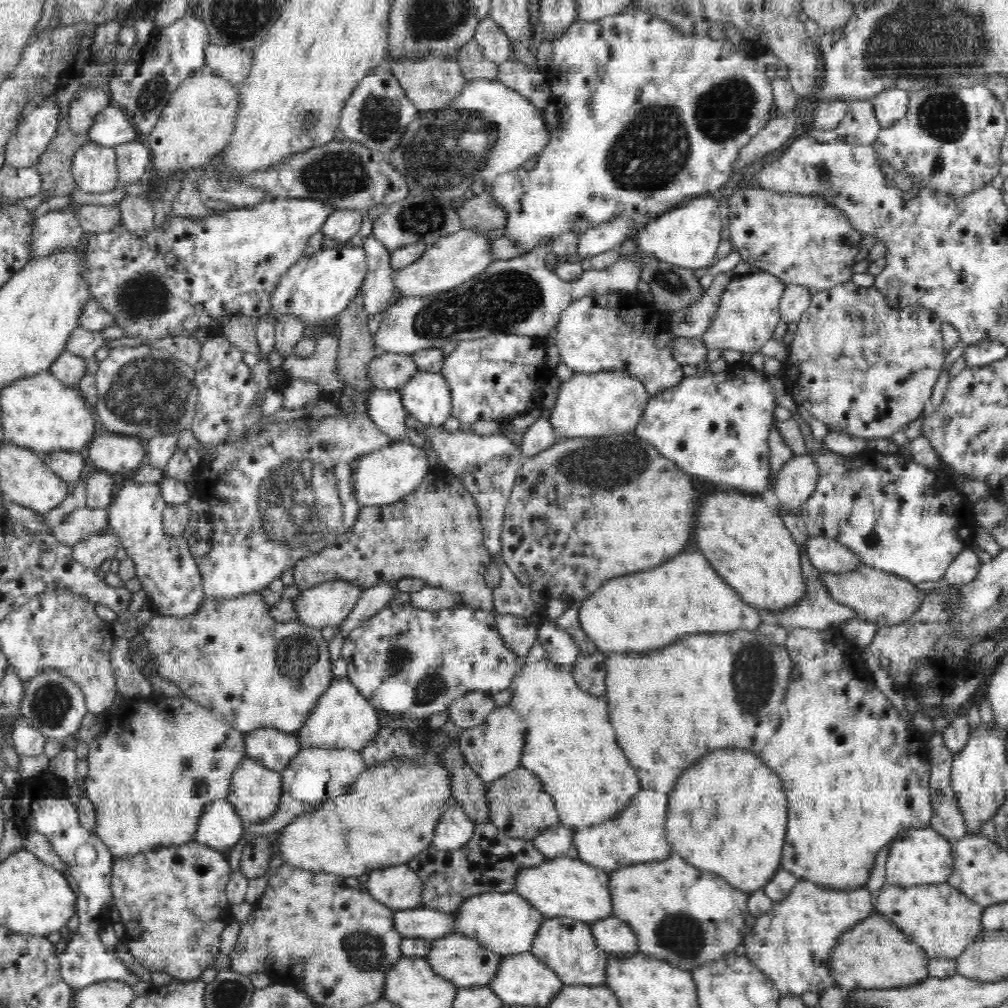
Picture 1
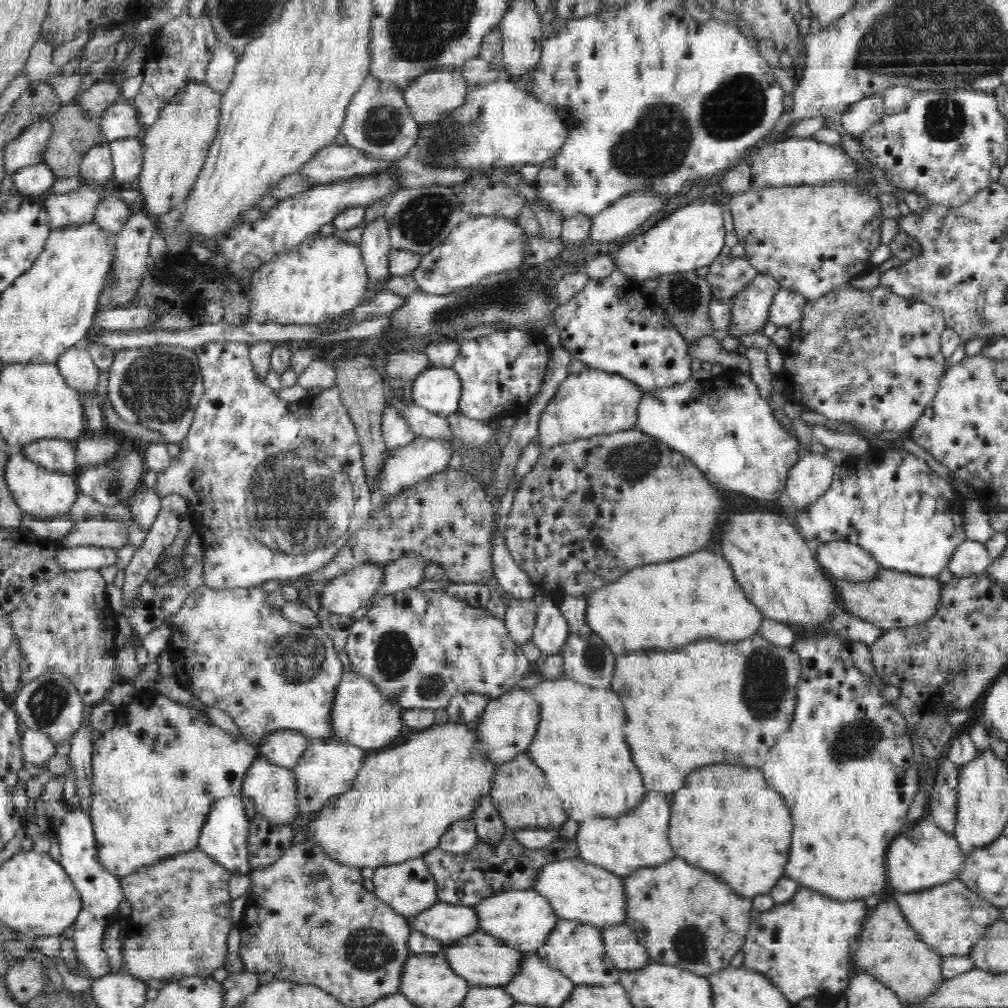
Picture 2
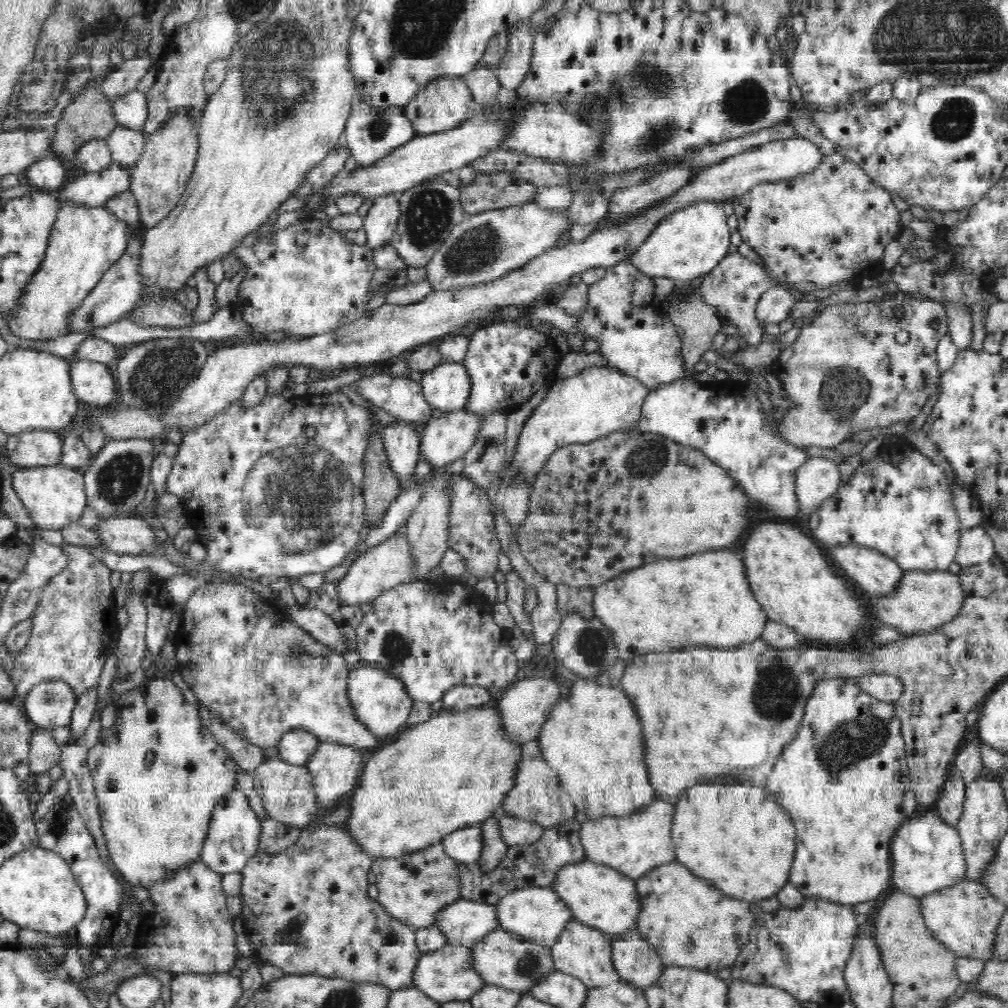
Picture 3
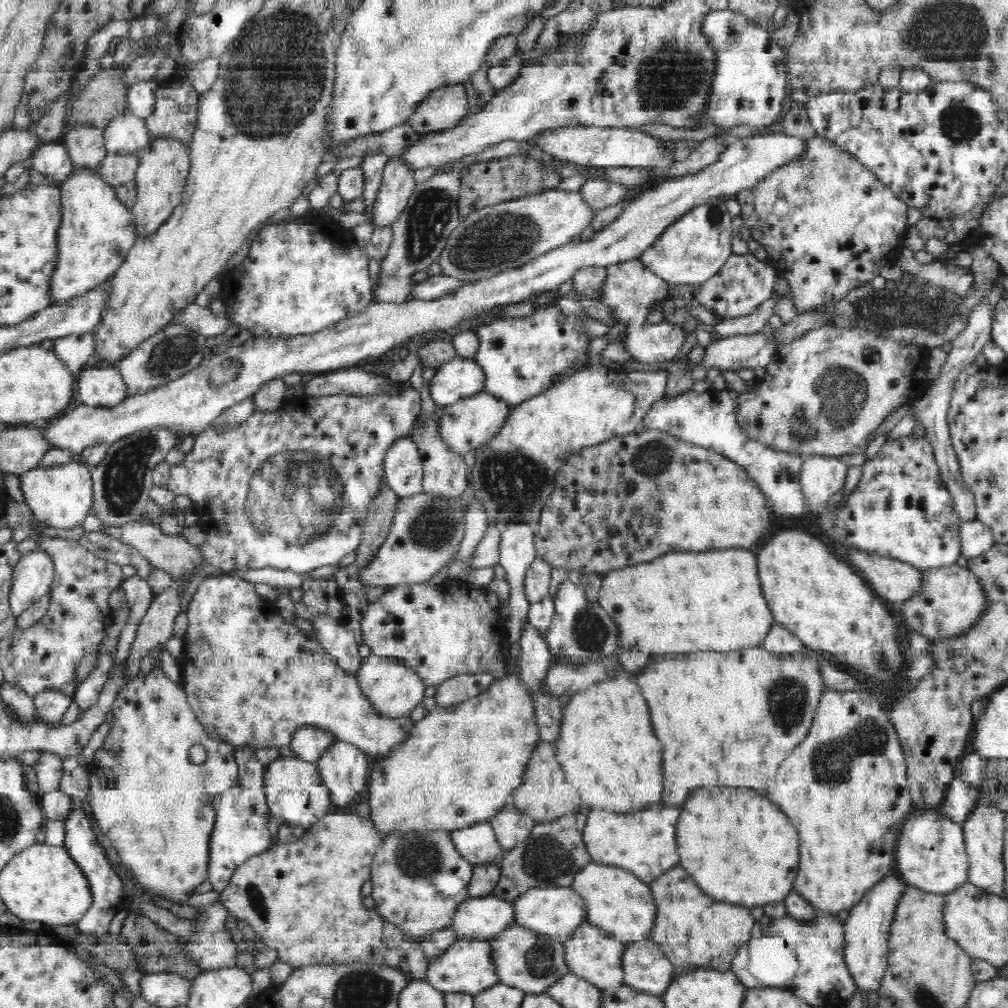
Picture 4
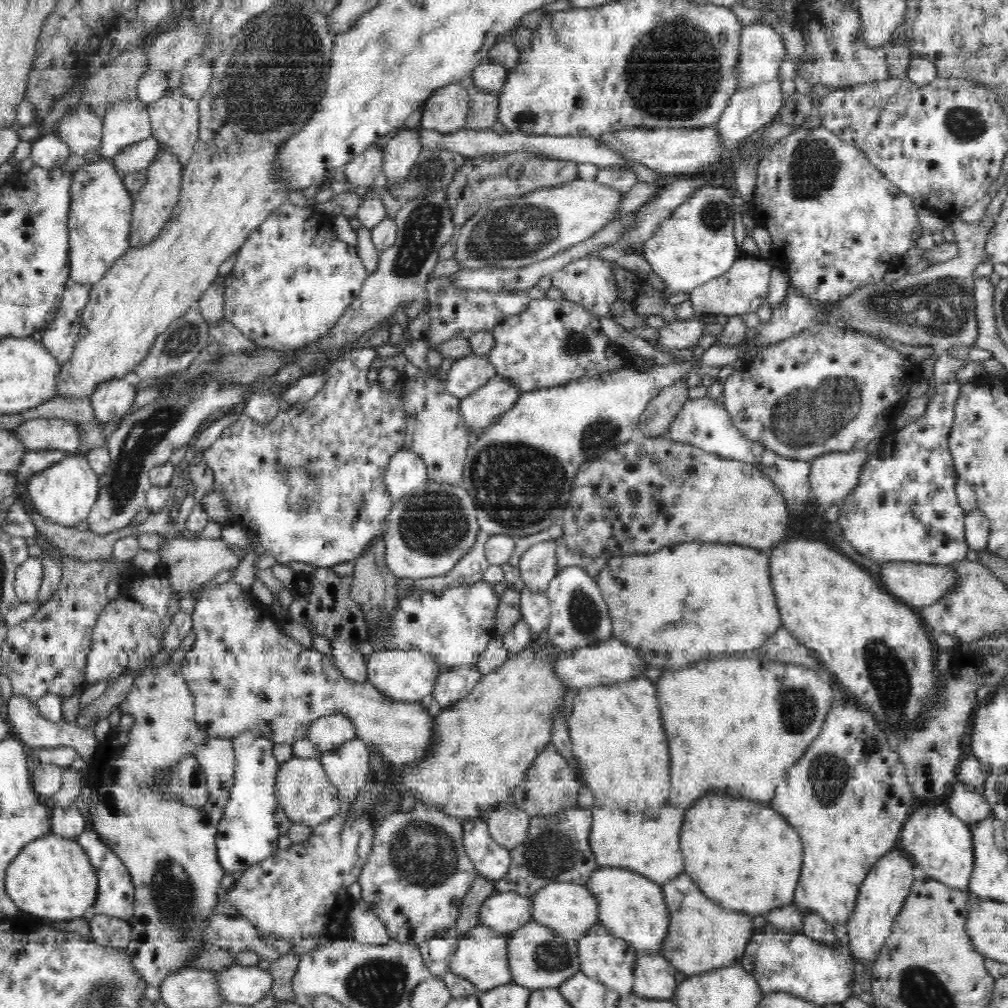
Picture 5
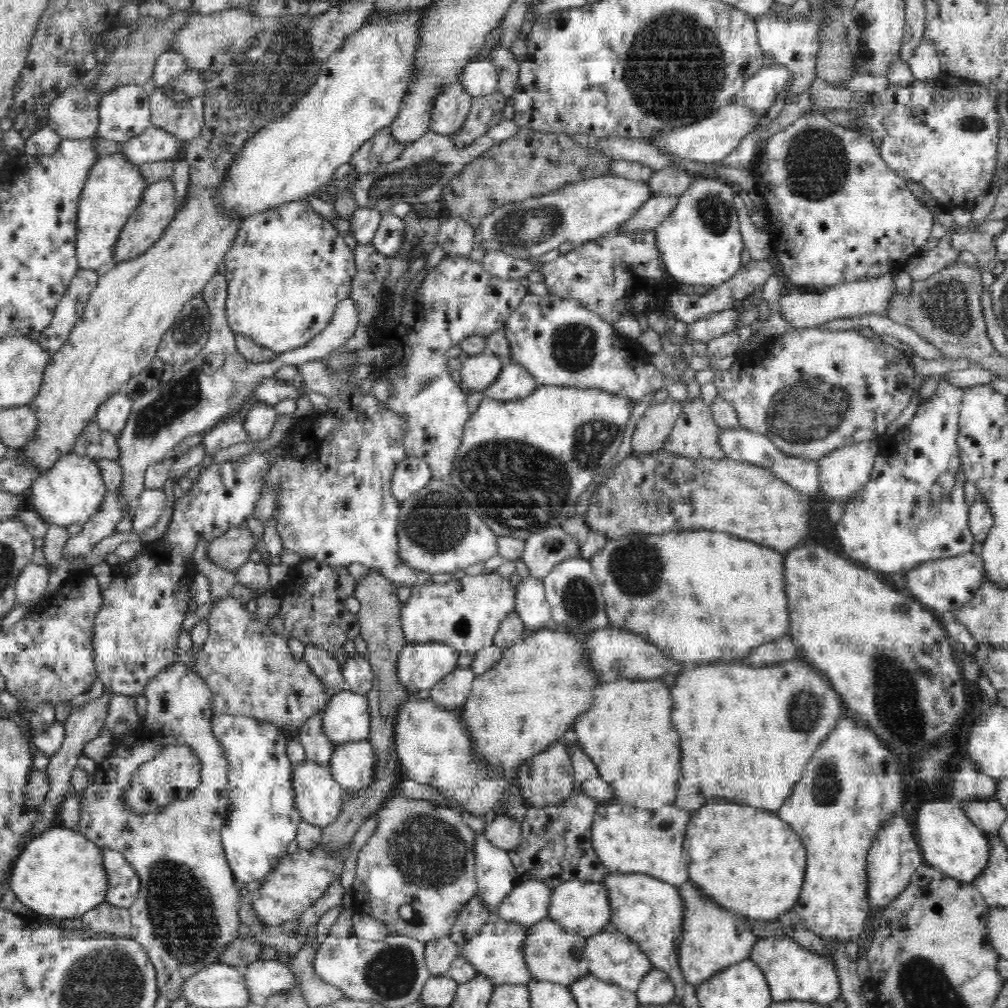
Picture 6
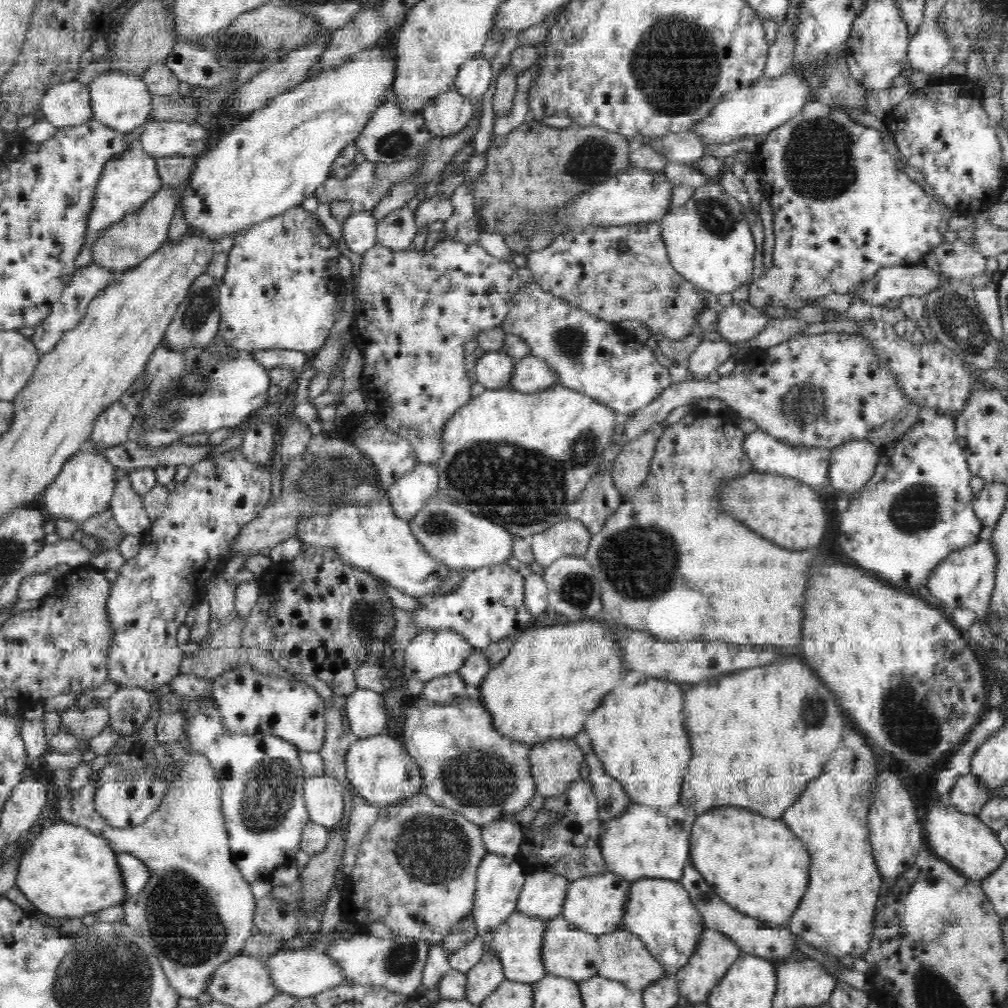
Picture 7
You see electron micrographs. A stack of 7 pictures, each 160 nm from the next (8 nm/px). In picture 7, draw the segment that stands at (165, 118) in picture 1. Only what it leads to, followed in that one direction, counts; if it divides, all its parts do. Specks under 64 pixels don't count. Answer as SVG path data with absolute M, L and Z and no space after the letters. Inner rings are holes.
M164 187L136 212L126 214L120 222L113 223L108 230L102 231L92 242L94 265L101 266L115 274L122 274L142 264L146 258L158 252L160 246L168 241L168 232L176 204L173 198L173 188Z

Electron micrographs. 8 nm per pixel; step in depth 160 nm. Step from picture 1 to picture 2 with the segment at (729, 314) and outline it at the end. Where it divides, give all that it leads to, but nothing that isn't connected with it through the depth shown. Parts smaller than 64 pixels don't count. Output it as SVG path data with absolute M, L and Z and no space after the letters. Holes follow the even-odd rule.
M758 273L745 284L730 304L732 324L727 328L727 336L737 340L740 336L760 332L770 321L768 310L780 288L780 283L766 273Z

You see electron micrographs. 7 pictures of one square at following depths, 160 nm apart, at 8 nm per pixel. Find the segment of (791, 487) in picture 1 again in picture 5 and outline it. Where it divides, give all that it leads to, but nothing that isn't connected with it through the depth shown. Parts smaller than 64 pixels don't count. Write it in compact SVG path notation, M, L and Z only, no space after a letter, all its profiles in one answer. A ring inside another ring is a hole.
M866 448L832 452L811 460L809 481L812 494L820 504L840 504L859 484L868 457Z

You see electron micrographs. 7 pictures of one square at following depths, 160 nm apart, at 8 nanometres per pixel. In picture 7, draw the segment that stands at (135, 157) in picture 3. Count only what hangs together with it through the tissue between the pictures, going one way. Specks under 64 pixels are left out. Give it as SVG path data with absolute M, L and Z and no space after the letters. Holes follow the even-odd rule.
M109 70L98 75L88 87L93 118L106 127L131 132L151 118L151 94L144 80L136 75Z

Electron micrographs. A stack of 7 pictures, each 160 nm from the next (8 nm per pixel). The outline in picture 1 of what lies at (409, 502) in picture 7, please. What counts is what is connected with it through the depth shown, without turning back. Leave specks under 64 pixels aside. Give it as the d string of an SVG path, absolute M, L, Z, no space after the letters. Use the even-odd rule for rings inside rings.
M374 387L366 404L368 416L392 440L402 440L406 435L406 409L397 389Z

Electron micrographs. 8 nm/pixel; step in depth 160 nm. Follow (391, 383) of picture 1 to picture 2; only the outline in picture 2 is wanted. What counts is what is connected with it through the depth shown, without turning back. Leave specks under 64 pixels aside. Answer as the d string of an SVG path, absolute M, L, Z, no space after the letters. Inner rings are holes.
M400 351L386 357L384 362L384 377L386 379L400 378L403 381L415 379L418 374L431 366L424 352Z

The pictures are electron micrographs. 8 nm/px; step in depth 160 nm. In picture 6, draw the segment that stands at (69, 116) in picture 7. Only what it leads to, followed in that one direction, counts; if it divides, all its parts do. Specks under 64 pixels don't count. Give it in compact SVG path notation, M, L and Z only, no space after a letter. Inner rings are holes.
M82 85L70 86L50 102L48 124L62 140L92 139L99 130L101 96Z

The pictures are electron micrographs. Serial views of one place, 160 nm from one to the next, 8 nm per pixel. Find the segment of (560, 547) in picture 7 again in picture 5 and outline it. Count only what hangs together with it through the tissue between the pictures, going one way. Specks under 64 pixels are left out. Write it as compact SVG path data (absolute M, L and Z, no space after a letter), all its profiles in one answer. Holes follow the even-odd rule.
M556 540L533 544L519 559L519 569L525 588L533 592L548 590L548 584L559 572L556 564Z

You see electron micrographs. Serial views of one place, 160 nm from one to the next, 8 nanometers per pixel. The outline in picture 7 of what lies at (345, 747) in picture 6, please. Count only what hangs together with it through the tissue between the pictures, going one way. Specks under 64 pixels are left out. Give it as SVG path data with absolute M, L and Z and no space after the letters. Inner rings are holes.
M382 734L354 739L344 759L347 782L355 794L378 807L394 805L416 793L422 793L423 779L415 759L407 753L403 742L390 735Z

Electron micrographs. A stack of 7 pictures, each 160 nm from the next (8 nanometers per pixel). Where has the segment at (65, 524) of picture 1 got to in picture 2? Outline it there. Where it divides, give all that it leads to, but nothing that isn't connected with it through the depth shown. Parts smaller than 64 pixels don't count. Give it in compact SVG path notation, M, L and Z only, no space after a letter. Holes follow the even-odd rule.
M106 516L89 517L83 521L78 521L74 525L74 530L71 533L65 534L60 538L59 543L66 547L75 546L96 546L105 549L120 548L124 542L128 542L128 532L126 526L120 524L116 520L106 520Z

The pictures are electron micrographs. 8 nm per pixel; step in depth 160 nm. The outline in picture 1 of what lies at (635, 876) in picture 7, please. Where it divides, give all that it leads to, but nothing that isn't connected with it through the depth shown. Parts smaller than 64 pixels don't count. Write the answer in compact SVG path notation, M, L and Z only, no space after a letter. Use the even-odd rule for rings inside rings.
M640 790L640 794L636 794L636 798L632 798L627 808L618 814L618 818L575 830L573 845L578 851L579 859L612 874L624 866L642 865L668 858L672 850L671 843L665 837L668 801L669 793Z

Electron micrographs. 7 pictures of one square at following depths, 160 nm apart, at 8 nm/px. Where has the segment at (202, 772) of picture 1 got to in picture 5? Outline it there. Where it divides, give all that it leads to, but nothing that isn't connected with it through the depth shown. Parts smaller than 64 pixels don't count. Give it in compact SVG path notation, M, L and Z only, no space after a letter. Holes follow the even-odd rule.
M172 663L142 670L119 706L124 716L134 718L134 724L111 746L100 744L97 757L90 762L91 824L88 827L109 842L111 850L119 855L131 874L135 902L138 904L135 904L134 914L128 920L133 931L125 950L130 954L131 965L139 971L140 978L150 986L157 987L170 974L186 967L184 963L206 946L201 934L207 920L216 915L214 910L218 905L218 882L222 876L226 876L217 854L217 826L222 820L235 774L233 742L212 738L196 722L194 695L181 670L181 666ZM188 754L196 758L205 772L208 802L204 806L186 806L180 800L170 799L170 793L158 789L158 774L172 770L182 760L182 756Z

